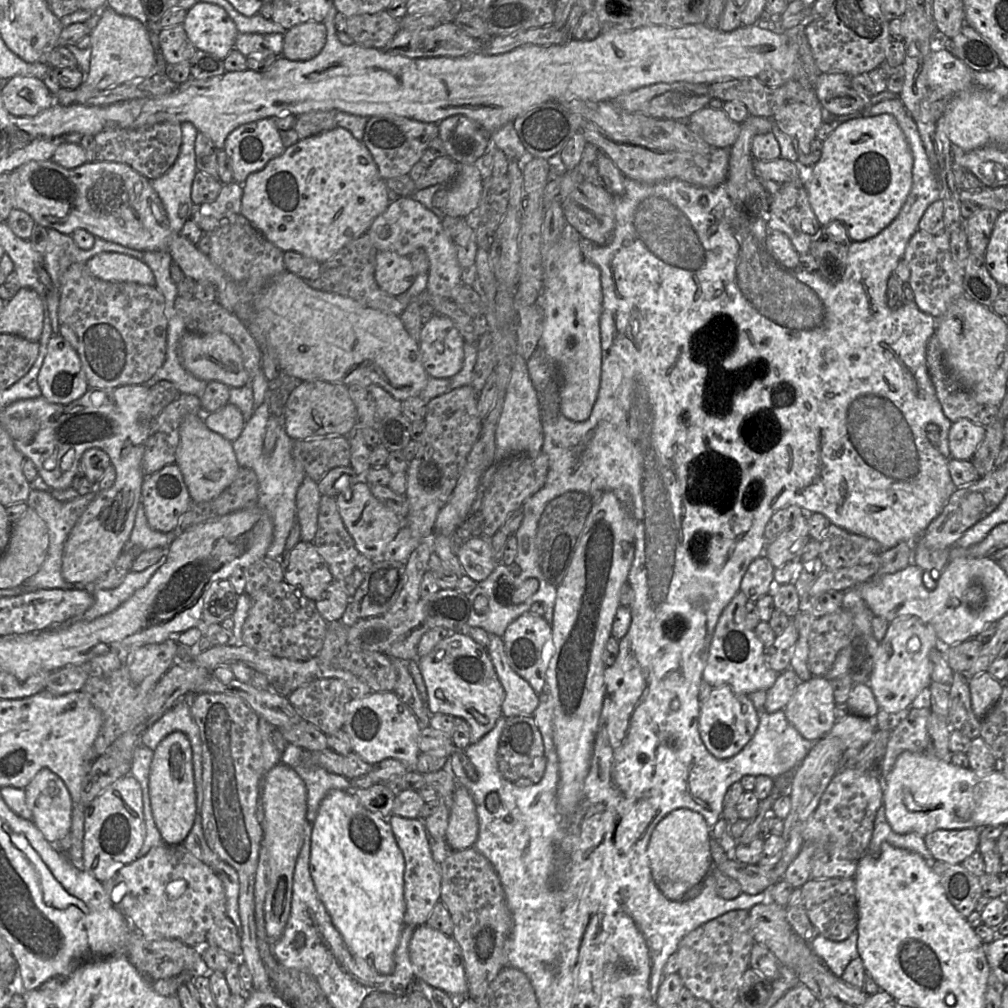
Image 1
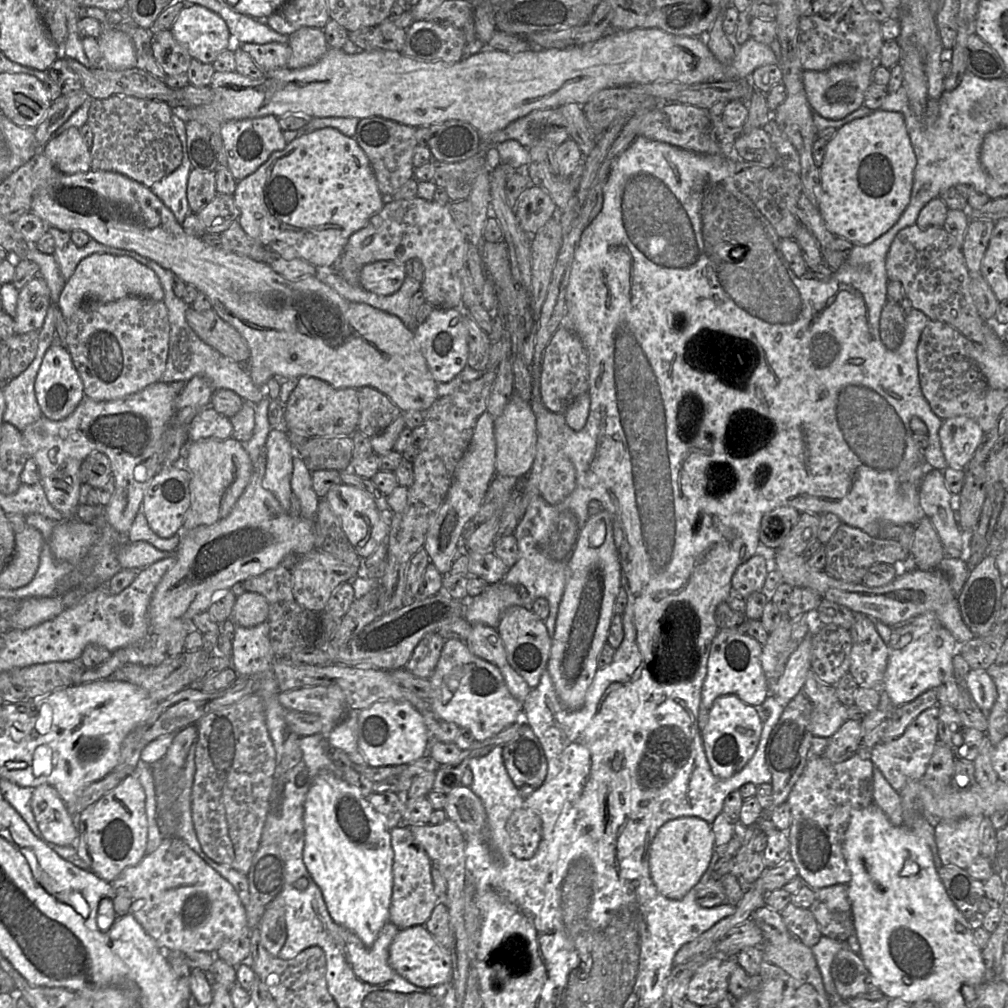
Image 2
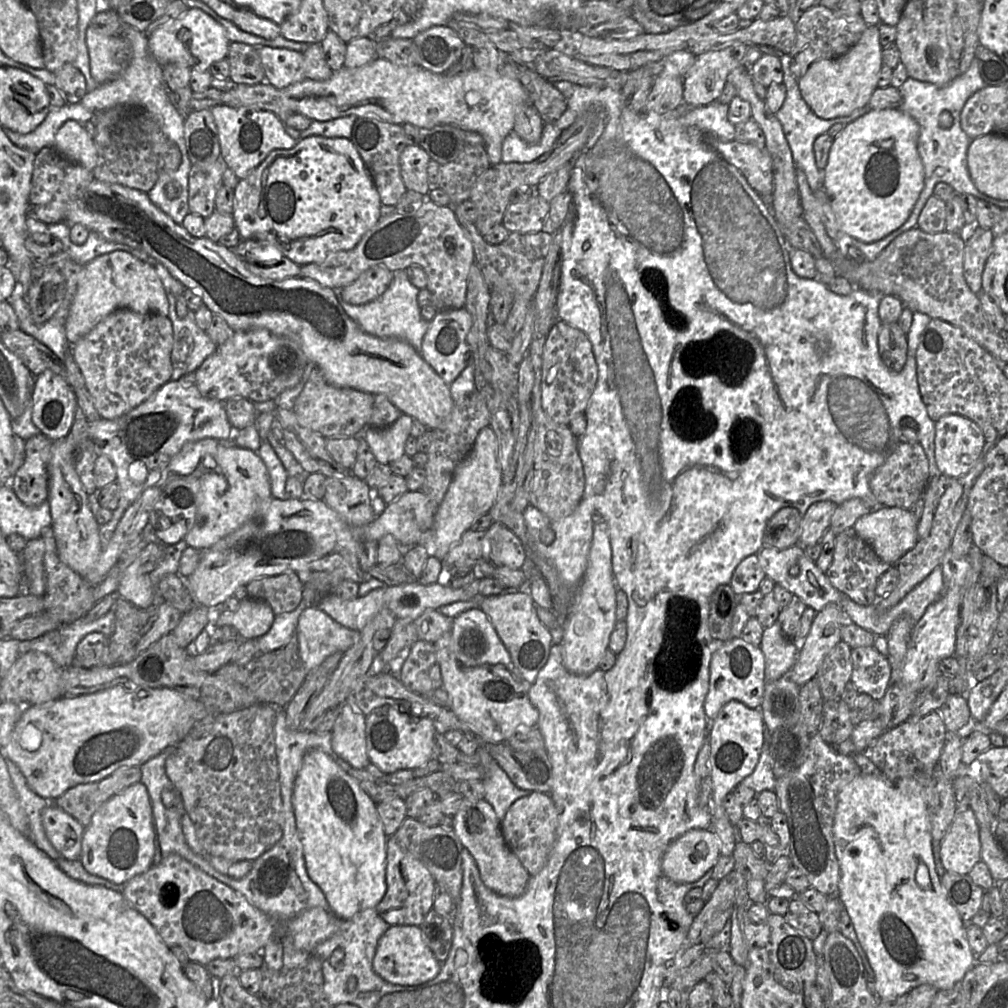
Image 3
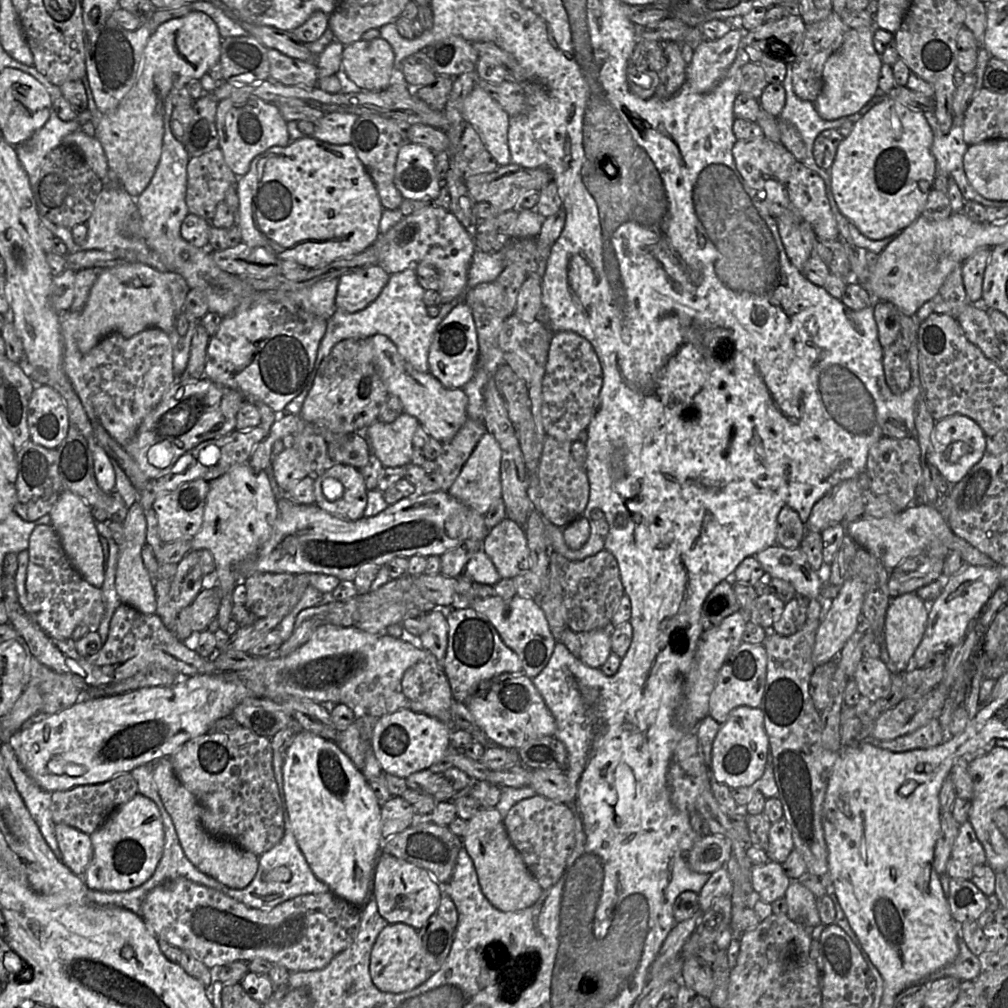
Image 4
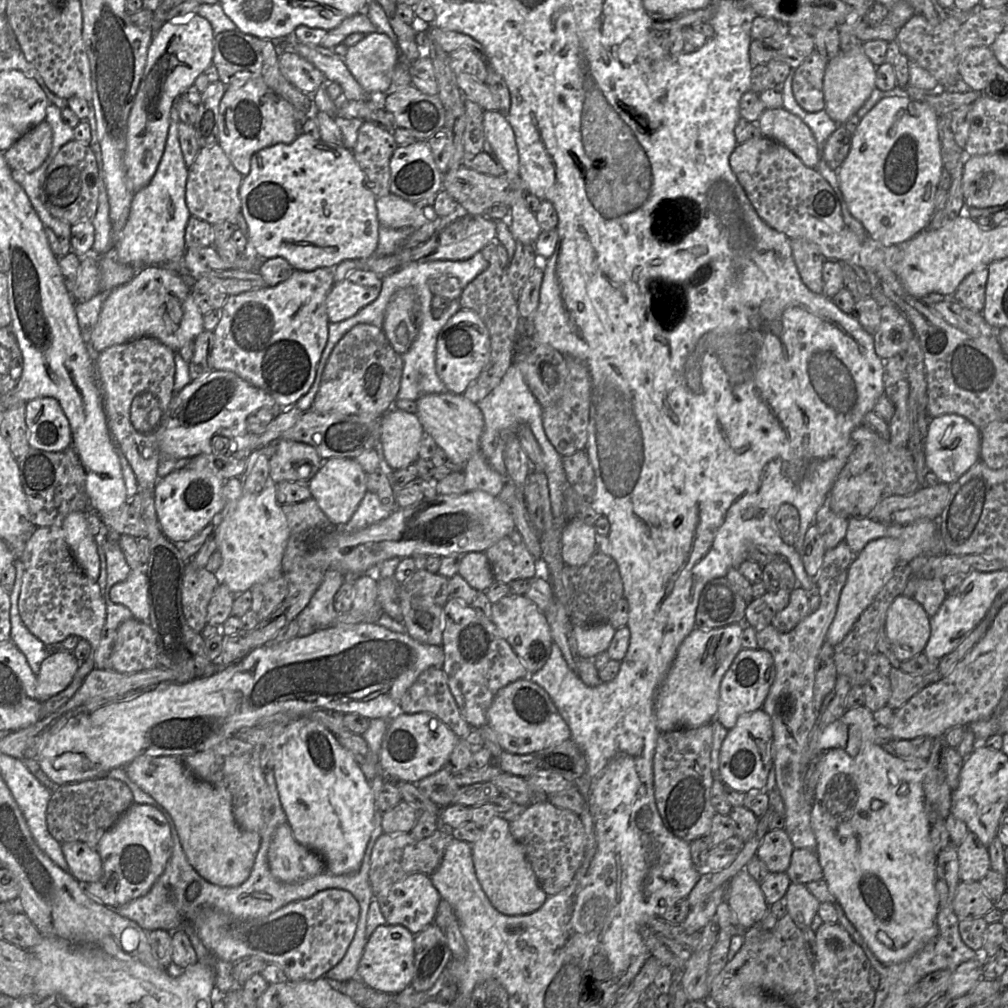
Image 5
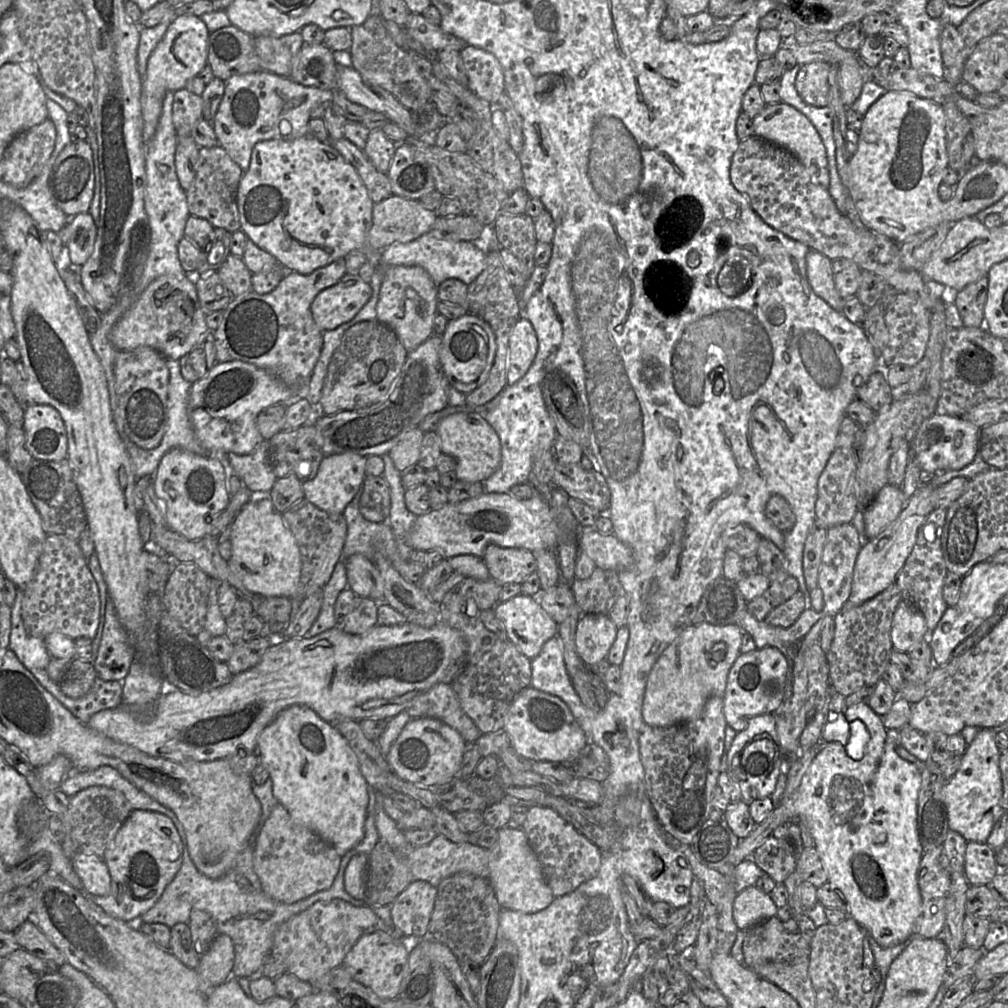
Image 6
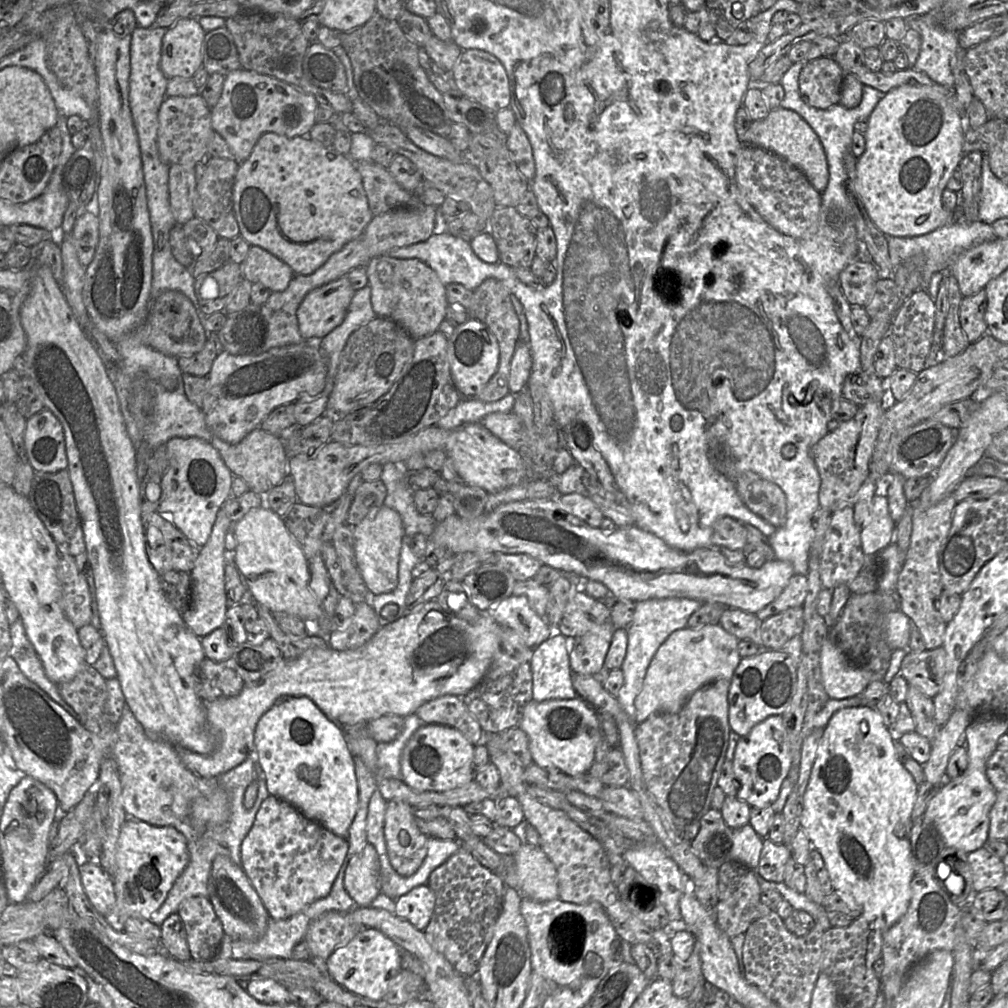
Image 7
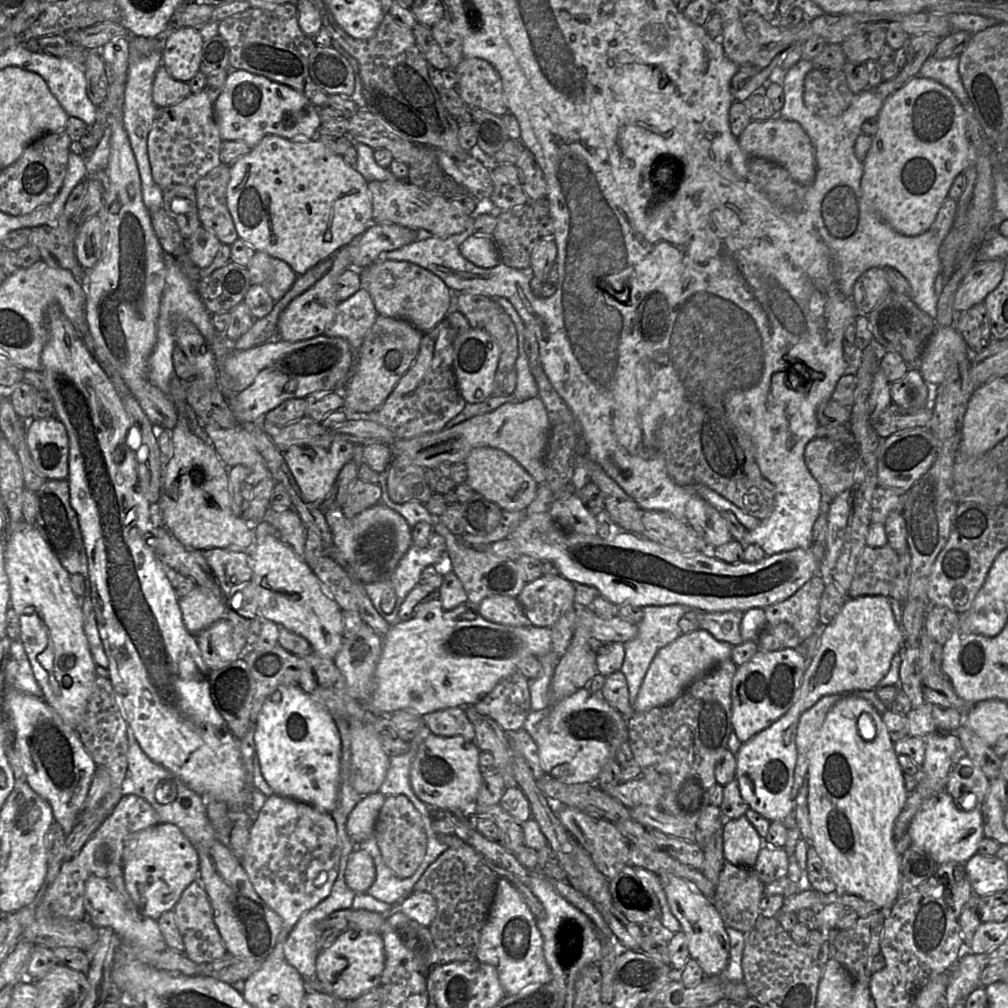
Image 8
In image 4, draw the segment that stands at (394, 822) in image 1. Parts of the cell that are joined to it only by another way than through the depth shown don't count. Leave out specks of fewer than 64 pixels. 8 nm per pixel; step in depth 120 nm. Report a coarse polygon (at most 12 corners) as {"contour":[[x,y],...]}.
{"contour":[[380,852],[373,898],[389,923],[417,931],[442,886],[424,868]]}

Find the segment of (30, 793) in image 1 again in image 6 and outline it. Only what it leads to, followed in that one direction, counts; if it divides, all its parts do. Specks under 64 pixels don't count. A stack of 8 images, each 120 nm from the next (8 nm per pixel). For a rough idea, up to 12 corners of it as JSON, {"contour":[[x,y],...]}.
{"contour":[[77,851],[71,863],[85,893],[104,896],[111,877],[104,860]]}

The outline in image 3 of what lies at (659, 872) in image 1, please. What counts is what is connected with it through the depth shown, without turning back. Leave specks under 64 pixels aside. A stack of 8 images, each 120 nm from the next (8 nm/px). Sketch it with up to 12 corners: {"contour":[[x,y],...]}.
{"contour":[[693,828],[668,845],[661,869],[692,883],[720,855],[717,834]]}

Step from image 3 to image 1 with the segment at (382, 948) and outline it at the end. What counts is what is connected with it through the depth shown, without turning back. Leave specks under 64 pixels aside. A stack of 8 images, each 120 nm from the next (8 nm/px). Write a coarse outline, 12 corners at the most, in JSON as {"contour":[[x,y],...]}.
{"contour":[[418,926],[409,956],[426,983],[467,996],[460,946],[452,936]]}

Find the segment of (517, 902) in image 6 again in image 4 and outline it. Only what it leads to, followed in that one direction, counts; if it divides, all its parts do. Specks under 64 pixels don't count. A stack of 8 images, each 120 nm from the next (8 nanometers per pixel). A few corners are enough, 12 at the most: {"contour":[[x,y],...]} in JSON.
{"contour":[[496,808],[467,821],[462,844],[496,909],[530,907],[543,889]]}

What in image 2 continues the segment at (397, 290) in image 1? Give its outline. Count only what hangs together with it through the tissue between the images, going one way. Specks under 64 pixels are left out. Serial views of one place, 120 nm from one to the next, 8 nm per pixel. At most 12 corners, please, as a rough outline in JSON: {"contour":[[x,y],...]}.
{"contour":[[381,260],[362,266],[359,285],[386,296],[397,292],[405,265]]}

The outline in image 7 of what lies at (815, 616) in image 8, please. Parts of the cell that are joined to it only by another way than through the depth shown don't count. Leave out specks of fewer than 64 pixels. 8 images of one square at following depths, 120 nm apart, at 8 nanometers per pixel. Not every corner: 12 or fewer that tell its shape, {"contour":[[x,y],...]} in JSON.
{"contour":[[794,574],[781,594],[756,613],[760,621],[802,607],[806,575]]}

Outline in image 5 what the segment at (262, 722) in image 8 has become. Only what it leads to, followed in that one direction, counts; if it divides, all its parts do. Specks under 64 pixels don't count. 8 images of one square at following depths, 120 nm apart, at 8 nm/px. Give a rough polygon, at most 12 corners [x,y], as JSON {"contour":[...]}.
{"contour":[[307,717],[233,737],[272,752],[295,840],[358,871],[376,801],[338,738]]}

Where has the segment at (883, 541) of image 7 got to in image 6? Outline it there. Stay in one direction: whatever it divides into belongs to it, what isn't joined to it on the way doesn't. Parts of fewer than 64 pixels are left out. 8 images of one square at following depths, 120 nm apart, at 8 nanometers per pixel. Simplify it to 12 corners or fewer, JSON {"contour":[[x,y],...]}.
{"contour":[[887,484],[864,510],[865,538],[890,526],[907,504]]}

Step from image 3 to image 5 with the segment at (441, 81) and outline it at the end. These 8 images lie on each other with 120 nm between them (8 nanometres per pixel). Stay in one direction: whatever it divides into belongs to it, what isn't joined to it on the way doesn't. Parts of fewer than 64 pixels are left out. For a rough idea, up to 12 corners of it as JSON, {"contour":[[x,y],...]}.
{"contour":[[484,111],[485,136],[506,173],[520,176],[507,115]]}

